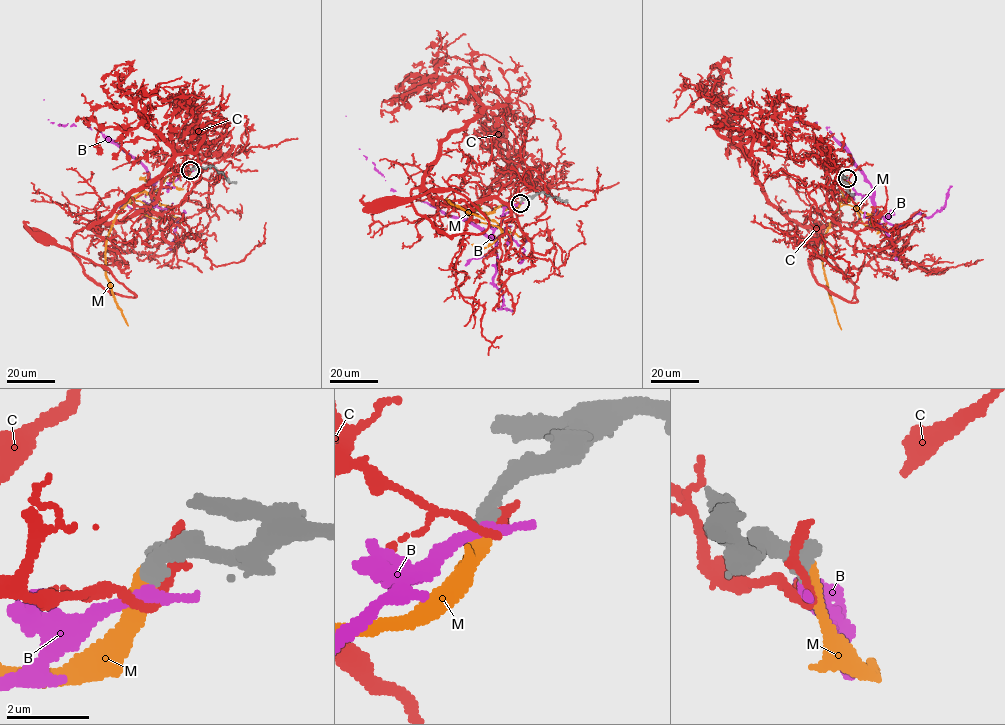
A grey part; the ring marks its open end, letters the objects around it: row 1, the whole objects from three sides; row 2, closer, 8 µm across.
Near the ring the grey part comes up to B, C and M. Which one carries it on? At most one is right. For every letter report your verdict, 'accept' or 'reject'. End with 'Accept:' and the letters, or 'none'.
B: reject
C: reject
M: accept
Accept: M

